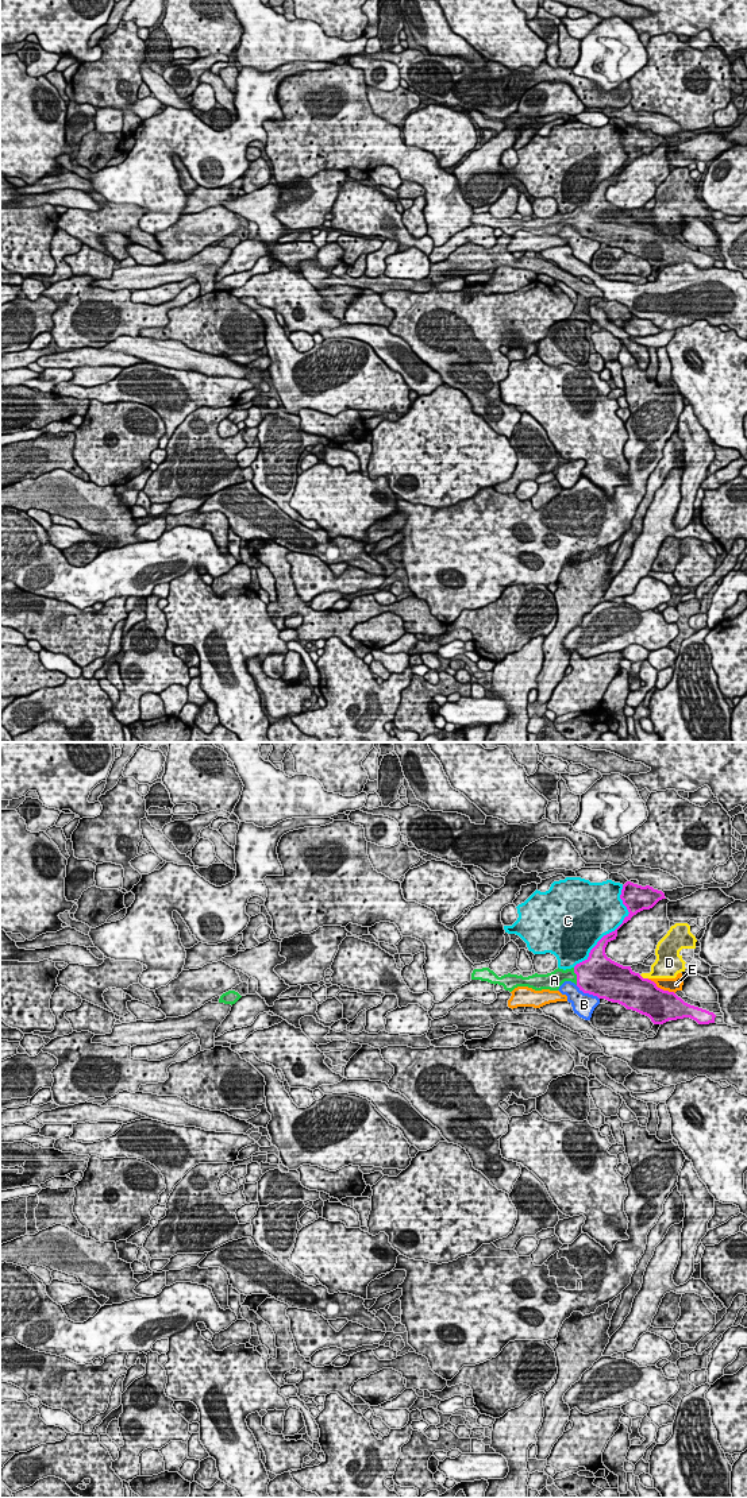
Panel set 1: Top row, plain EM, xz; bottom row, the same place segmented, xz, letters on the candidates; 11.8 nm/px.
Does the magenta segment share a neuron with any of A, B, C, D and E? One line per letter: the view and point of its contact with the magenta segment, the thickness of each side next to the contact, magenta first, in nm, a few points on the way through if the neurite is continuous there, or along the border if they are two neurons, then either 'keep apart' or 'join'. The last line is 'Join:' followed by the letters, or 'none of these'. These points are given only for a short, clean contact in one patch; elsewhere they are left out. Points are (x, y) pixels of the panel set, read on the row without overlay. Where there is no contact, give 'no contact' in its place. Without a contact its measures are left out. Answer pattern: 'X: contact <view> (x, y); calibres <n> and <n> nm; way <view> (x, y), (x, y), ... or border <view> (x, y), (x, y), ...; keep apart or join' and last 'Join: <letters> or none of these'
A: contact xz (577, 220); calibres 460 and 190 nm; way xz (597, 220), (577, 220), (557, 222); join
B: contact xz (588, 236); calibres 480 and 280 nm; keep apart
C: contact xz (615, 174); calibres 120 and 480 nm; keep apart
D: contact xz (642, 222); calibres 420 and 220 nm; border xz (639, 219), (647, 223); keep apart
E: contact xz (659, 232); calibres 420 and 160 nm; keep apart
Join: A

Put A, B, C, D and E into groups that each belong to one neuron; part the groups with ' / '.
A / B / C / D E

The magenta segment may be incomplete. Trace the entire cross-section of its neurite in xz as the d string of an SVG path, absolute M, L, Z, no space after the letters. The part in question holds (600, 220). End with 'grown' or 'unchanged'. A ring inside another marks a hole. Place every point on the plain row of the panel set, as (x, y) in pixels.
M627 126L623 130L620 143L628 154L623 167L612 177L604 179L590 194L589 201L571 213L555 213L547 219L504 219L498 221L489 212L474 213L471 224L488 225L503 229L512 236L517 231L528 231L535 235L558 235L565 225L574 227L579 235L619 247L627 254L636 255L651 263L654 269L663 269L669 265L690 262L698 269L715 267L716 259L706 254L690 250L674 236L663 235L648 223L635 217L631 211L623 211L605 198L607 189L616 184L617 174L643 154L652 152L659 144L666 143L662 135L650 130L642 131Z; grown

